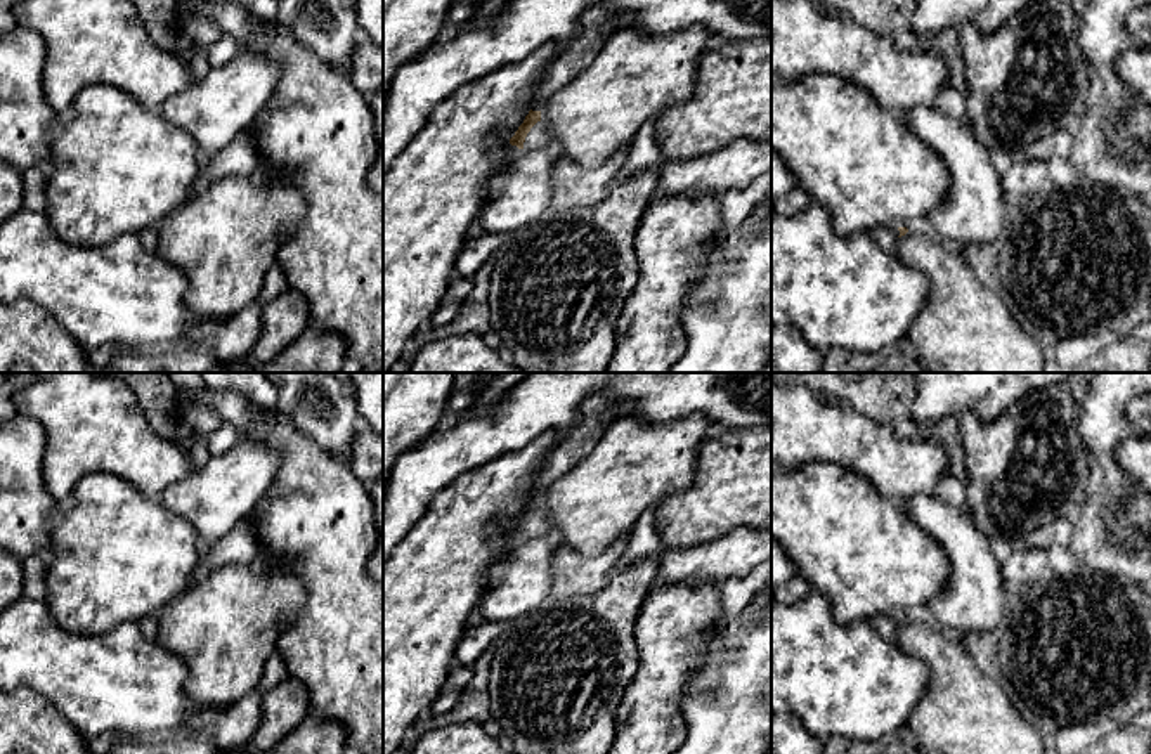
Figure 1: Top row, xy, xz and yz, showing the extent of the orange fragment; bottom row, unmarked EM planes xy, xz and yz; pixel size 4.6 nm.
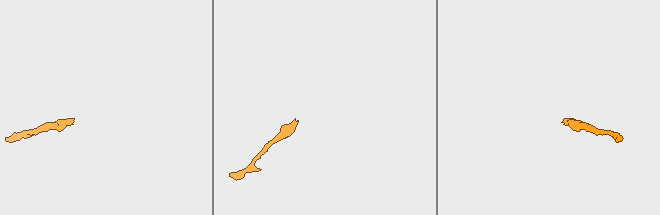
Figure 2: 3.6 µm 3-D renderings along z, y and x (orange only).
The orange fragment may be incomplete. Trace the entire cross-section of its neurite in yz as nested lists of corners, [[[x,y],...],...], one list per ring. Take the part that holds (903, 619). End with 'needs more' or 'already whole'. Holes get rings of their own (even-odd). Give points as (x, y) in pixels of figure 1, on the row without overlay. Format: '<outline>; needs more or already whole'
[[[877,615],[867,622],[886,640],[894,641],[896,631],[901,624],[908,621],[907,615]]]; needs more

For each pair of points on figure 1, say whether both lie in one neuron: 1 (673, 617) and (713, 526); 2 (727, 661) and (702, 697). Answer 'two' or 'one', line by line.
1: two
2: one

